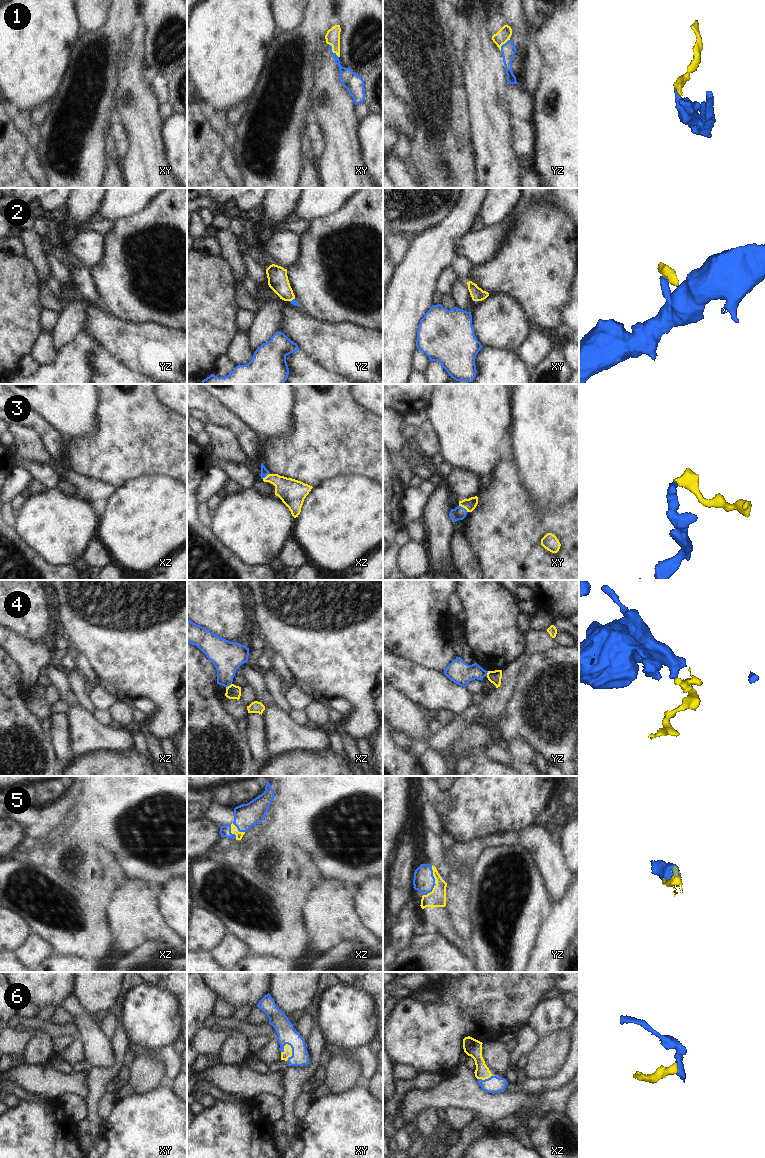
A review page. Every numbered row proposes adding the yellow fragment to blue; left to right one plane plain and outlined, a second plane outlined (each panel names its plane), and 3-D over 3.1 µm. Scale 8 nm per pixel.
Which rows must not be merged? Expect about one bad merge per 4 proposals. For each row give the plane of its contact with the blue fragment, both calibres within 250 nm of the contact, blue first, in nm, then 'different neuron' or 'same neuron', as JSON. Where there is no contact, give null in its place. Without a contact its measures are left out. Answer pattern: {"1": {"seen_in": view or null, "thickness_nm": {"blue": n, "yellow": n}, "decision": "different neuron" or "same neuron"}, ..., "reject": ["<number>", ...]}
{"1": {"seen_in": "xy", "thickness_nm": {"blue": 130, "yellow": 120}, "decision": "same neuron"}, "2": {"seen_in": "yz", "thickness_nm": {"blue": 50, "yellow": 160}, "decision": "same neuron"}, "3": {"seen_in": "xy", "thickness_nm": {"blue": 110, "yellow": 100}, "decision": "same neuron"}, "4": {"seen_in": "xz", "thickness_nm": {"blue": 240, "yellow": 110}, "decision": "different neuron"}, "5": {"seen_in": "yz", "thickness_nm": {"blue": 170, "yellow": 140}, "decision": "same neuron"}, "6": {"seen_in": "xy", "thickness_nm": {"blue": 140, "yellow": 70}, "decision": "same neuron"}, "reject": ["4"]}

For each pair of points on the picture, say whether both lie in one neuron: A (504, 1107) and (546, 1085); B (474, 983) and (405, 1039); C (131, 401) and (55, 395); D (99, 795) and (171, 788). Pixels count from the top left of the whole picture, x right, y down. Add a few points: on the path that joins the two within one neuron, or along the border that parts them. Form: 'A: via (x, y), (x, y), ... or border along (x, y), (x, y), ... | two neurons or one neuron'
A: border along (504, 1091), (527, 1093) | two neurons
B: via (457, 1000), (425, 1032), (422, 1032) | one neuron
C: border along (96, 394), (97, 422) | two neurons
D: via (117, 795), (139, 795), (153, 788) | one neuron

